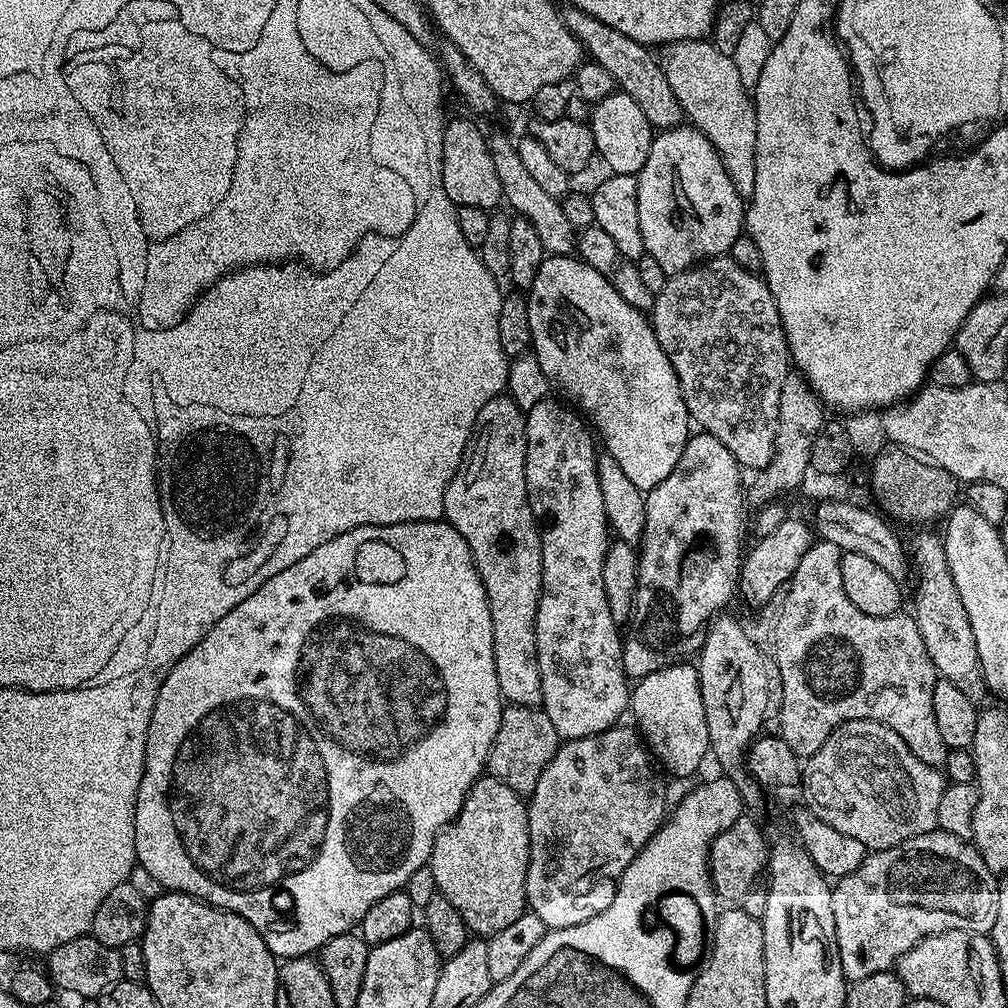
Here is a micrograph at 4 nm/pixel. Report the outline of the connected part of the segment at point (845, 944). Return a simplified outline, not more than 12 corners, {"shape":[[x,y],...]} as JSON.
{"shape":[[918,834],[832,888],[844,979],[919,940],[991,933],[997,873]]}

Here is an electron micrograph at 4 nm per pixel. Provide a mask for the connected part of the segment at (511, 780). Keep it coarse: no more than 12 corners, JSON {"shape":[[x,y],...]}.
{"shape":[[508,704],[487,775],[531,797],[561,743],[543,707]]}

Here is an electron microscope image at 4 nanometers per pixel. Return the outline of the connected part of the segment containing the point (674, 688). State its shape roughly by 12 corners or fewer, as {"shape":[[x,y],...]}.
{"shape":[[700,674],[635,681],[630,716],[651,755],[692,776],[709,755]]}

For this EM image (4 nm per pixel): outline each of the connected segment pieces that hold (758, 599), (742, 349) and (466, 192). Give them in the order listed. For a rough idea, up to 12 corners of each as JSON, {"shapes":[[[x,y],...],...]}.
{"shapes":[[[785,518],[747,549],[739,599],[768,604],[814,543],[814,528]],[[677,275],[732,288],[736,324],[676,352],[676,279],[650,319],[689,417],[743,469],[773,457],[788,339],[763,275]],[[444,126],[444,193],[458,206],[501,203],[486,132]]]}

